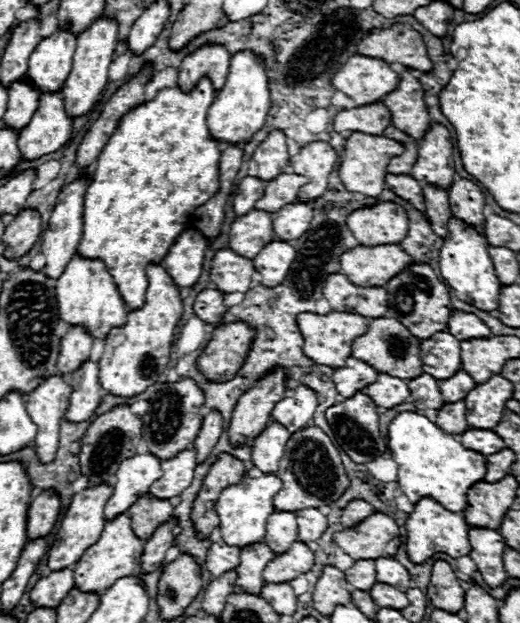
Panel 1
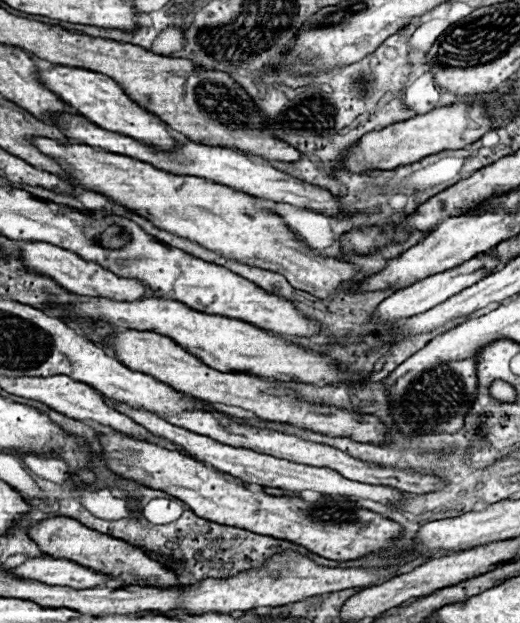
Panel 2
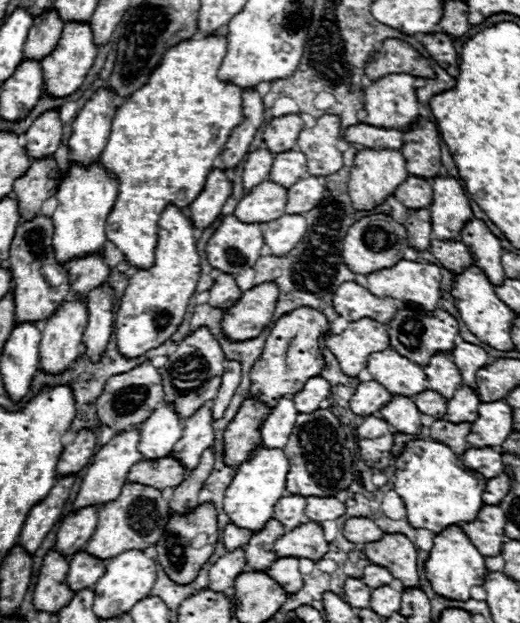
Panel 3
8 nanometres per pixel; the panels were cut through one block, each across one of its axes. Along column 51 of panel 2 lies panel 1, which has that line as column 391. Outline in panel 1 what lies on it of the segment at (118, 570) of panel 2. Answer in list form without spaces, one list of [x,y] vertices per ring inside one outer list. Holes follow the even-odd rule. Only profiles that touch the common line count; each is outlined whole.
[[[374,512],[364,522],[336,532],[332,540],[354,560],[374,560],[378,556],[394,556],[402,544],[402,534],[390,516]]]

